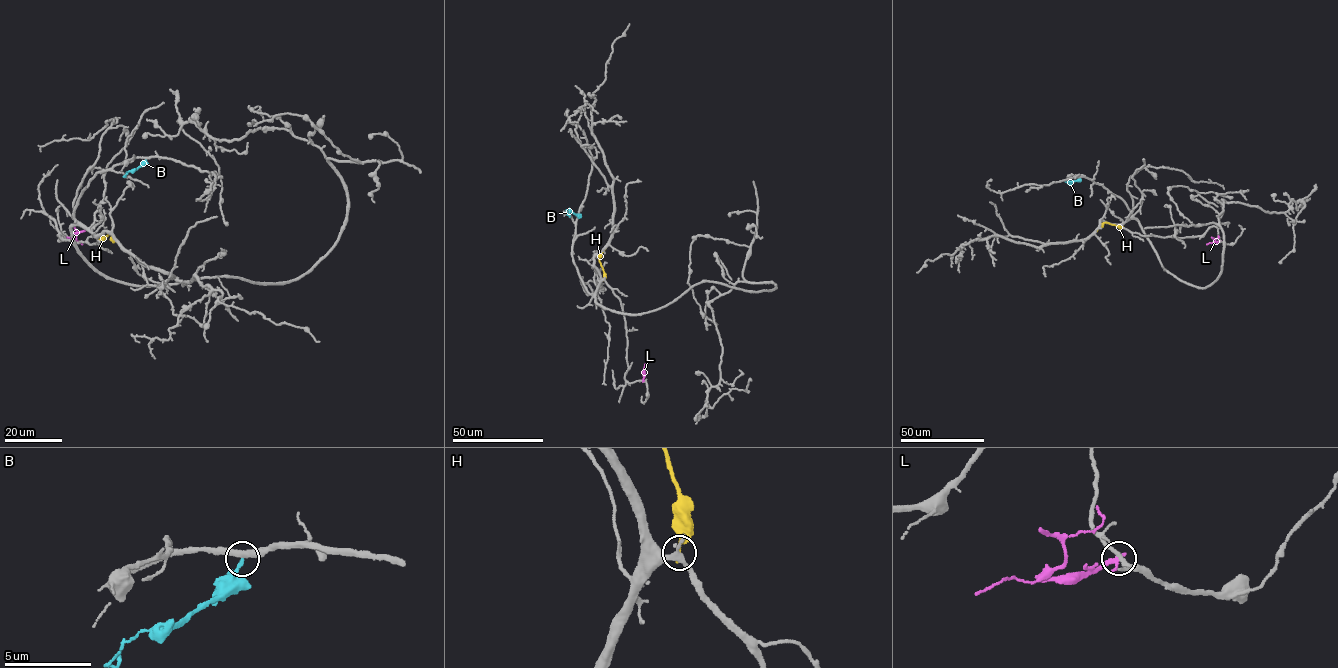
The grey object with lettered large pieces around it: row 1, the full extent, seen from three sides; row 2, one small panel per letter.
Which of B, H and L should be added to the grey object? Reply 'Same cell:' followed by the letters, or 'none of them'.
Same cell: none of them

